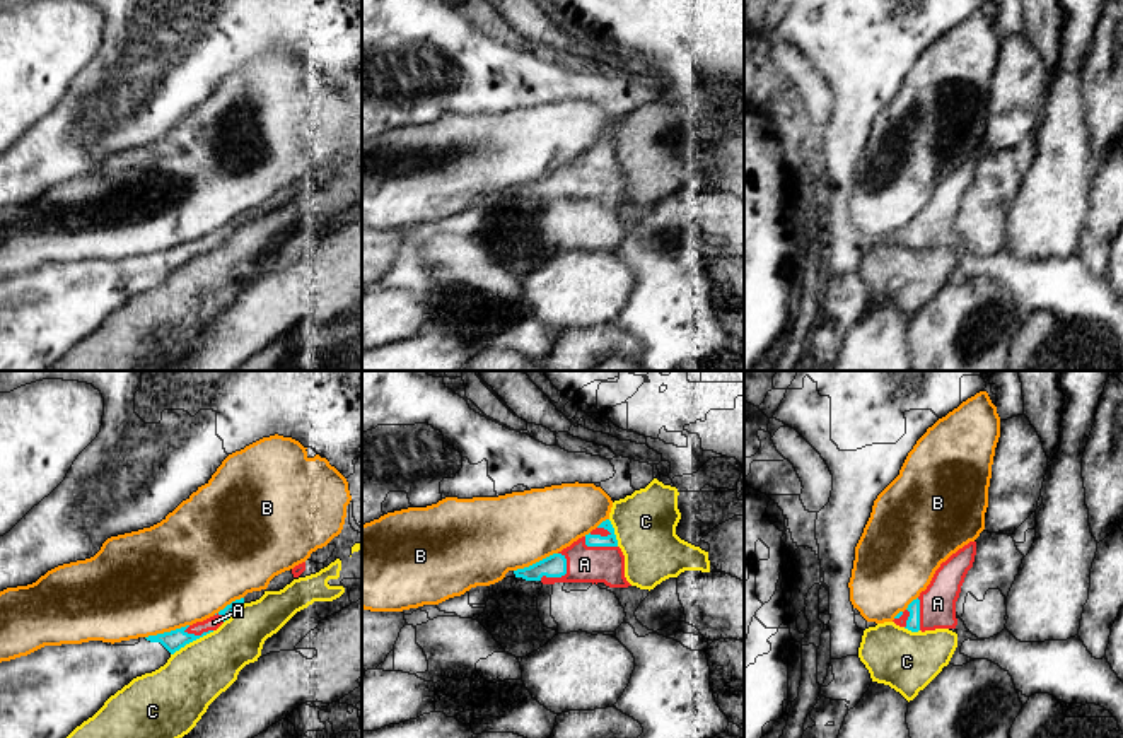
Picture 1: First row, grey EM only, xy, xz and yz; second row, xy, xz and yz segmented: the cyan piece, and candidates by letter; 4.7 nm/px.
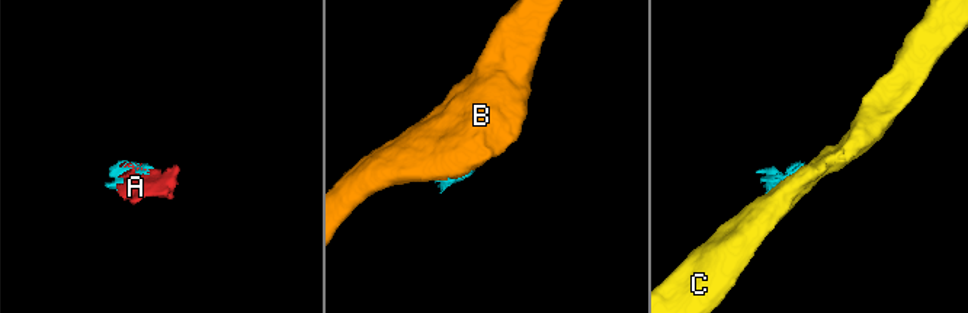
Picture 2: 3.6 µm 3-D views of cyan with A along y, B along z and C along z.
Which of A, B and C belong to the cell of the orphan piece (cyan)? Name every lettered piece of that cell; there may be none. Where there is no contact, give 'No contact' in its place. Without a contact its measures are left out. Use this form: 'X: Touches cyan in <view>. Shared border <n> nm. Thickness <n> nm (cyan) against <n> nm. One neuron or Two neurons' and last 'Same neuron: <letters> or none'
A: Touches cyan in xz. Shared border 170 nm. Thickness 110 nm (cyan) against 180 nm. One neuron
B: Touches cyan in xy. Shared border 220 nm. Thickness 100 nm (cyan) against 500 nm. Two neurons
C: Touches cyan in xy. Shared border 240 nm. Thickness 100 nm (cyan) against 300 nm. Two neurons
Same neuron: A

